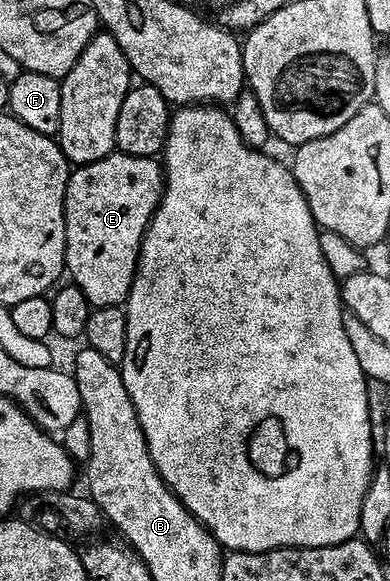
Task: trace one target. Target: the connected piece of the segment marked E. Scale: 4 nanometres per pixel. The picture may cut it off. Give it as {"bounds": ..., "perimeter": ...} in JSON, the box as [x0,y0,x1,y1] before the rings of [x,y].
{"bounds":[65,152,163,307],"perimeter":[[[112,152],[86,166],[70,171],[65,192],[65,263],[70,281],[81,288],[92,307],[118,306],[126,303],[133,284],[135,266],[139,262],[139,245],[151,223],[163,195],[163,167],[158,157],[142,158],[132,154]]]}

